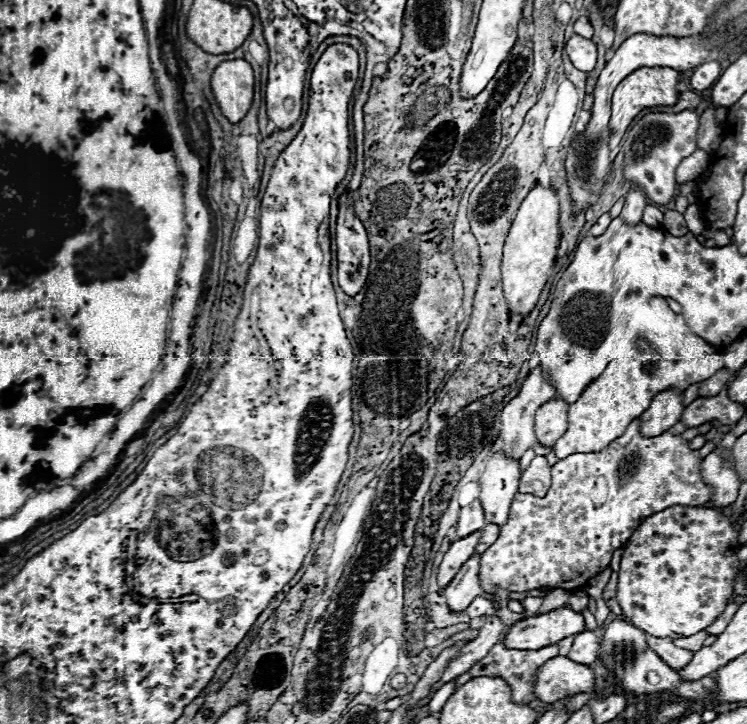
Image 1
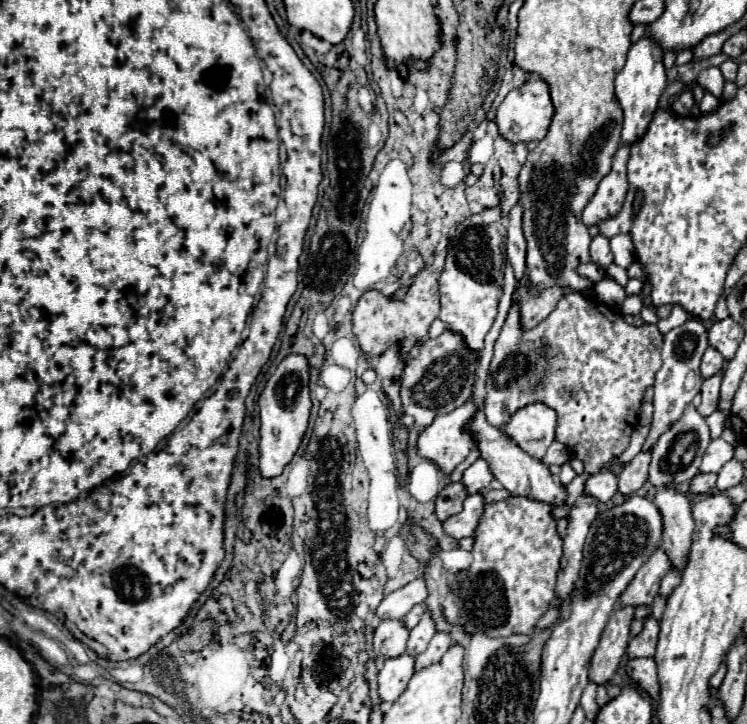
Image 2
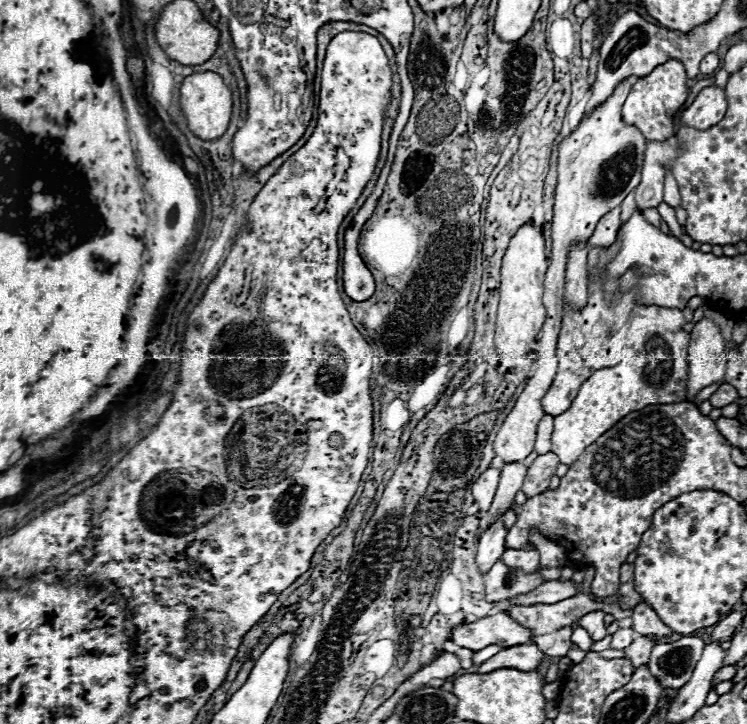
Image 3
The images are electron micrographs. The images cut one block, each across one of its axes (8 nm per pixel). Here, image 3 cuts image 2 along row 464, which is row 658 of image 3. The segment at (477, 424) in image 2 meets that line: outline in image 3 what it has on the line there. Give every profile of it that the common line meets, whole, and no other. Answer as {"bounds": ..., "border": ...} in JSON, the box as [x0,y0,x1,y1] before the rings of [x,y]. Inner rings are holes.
{"bounds":[470,644,544,674],"border":[[[528,644],[528,646],[512,646],[508,650],[500,650],[496,656],[488,658],[484,664],[470,668],[472,672],[478,674],[486,674],[498,668],[516,668],[522,672],[532,672],[538,670],[540,664],[544,662],[544,652],[538,650],[536,644]]]}

